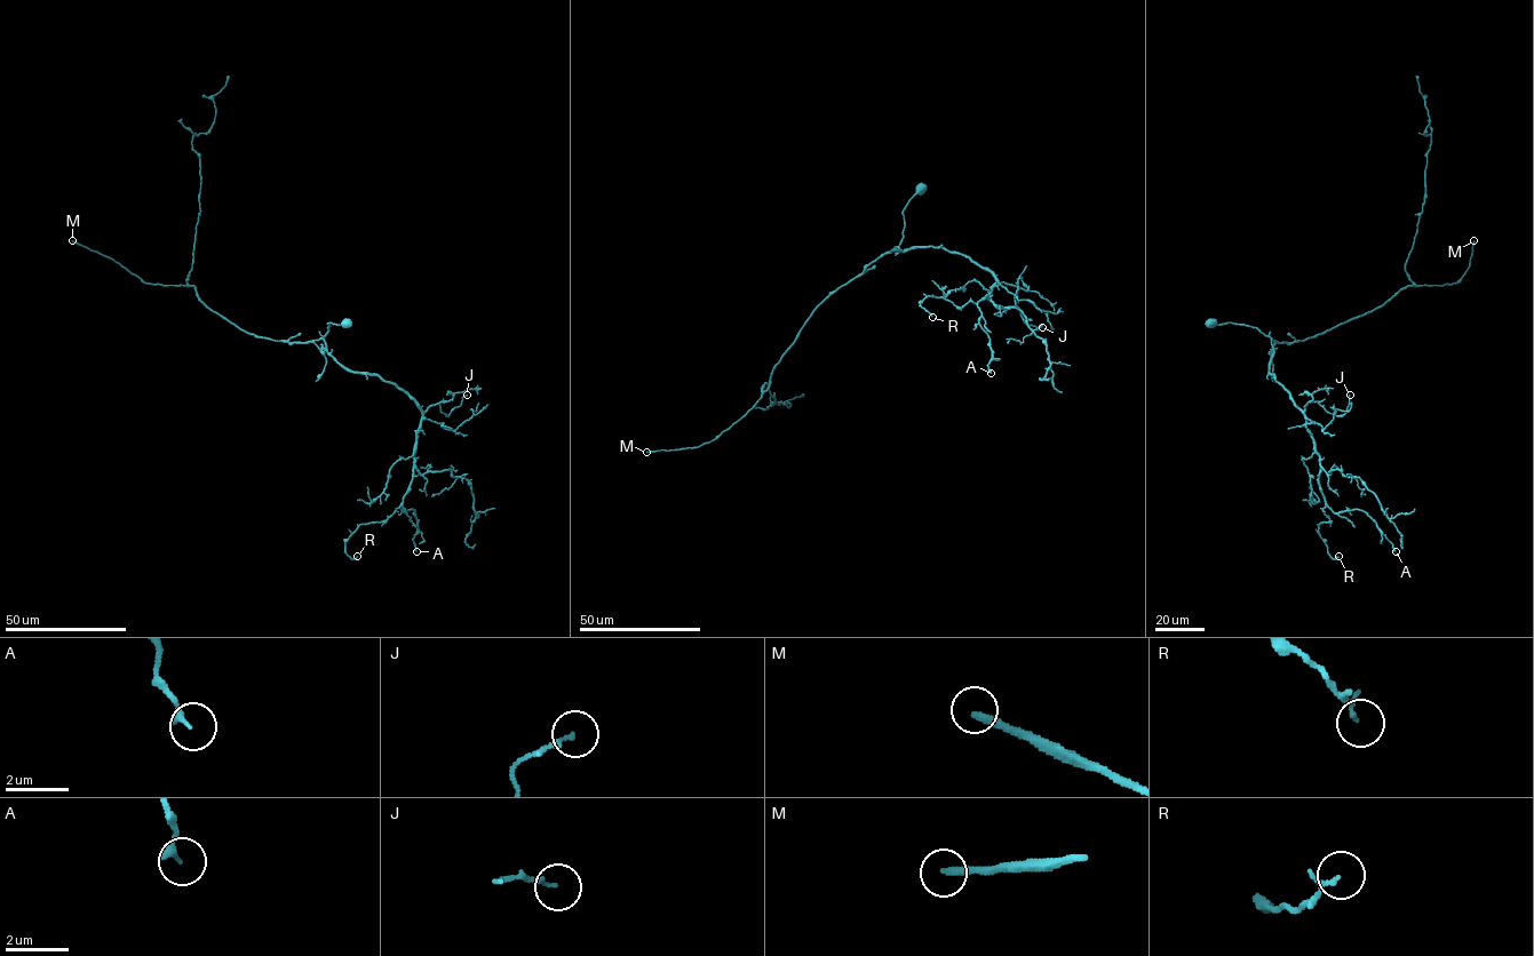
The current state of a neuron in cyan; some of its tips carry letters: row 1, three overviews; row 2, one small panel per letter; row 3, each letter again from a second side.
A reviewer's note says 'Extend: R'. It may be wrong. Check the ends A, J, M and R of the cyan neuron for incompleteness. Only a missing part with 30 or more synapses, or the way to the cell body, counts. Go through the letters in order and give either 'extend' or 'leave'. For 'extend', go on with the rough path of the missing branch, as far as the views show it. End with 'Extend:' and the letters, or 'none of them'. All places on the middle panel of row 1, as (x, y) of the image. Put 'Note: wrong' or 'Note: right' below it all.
A: leave
J: leave
M: extend
R: leave
Extend: M
Note: wrong

